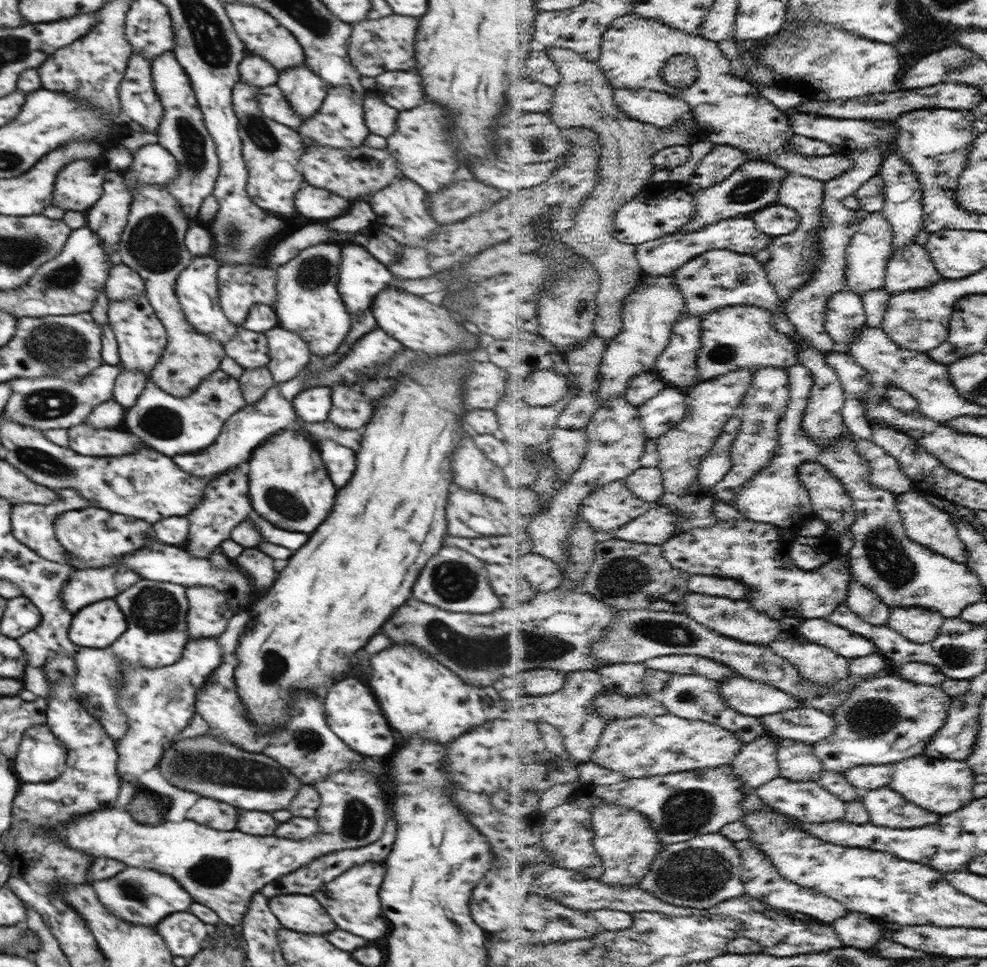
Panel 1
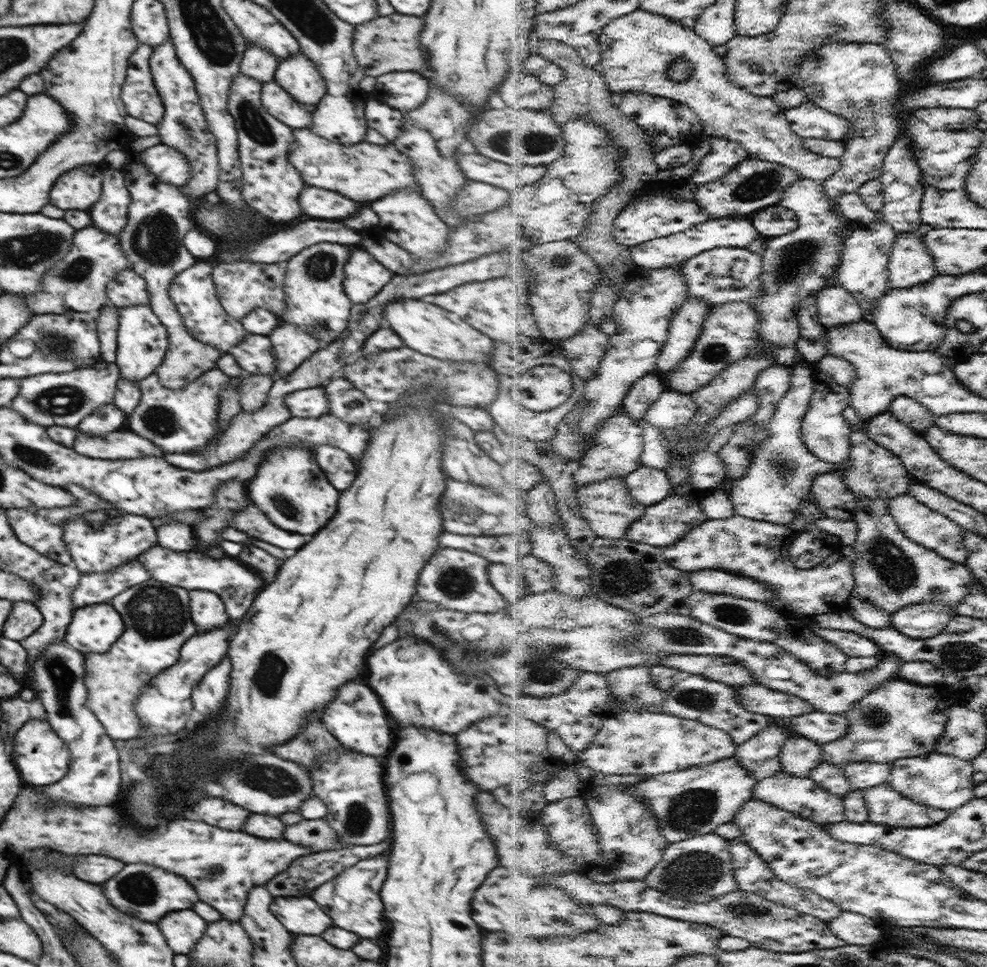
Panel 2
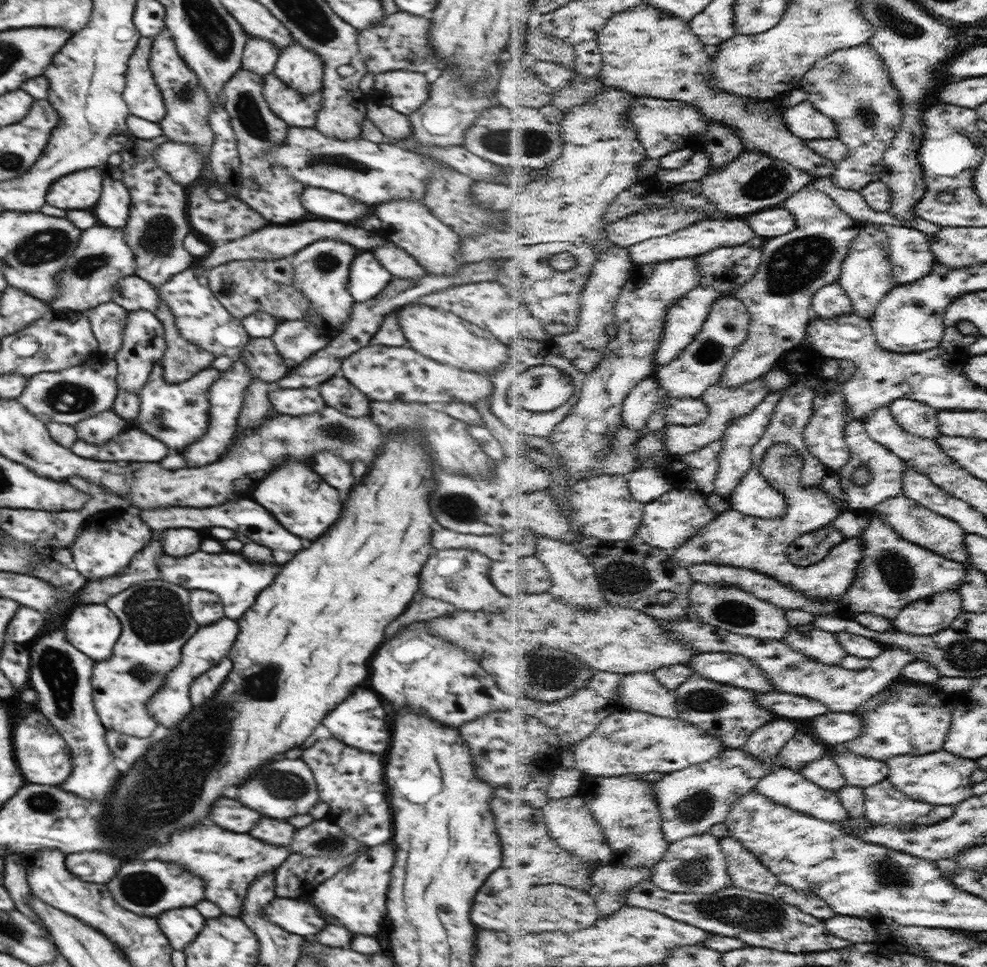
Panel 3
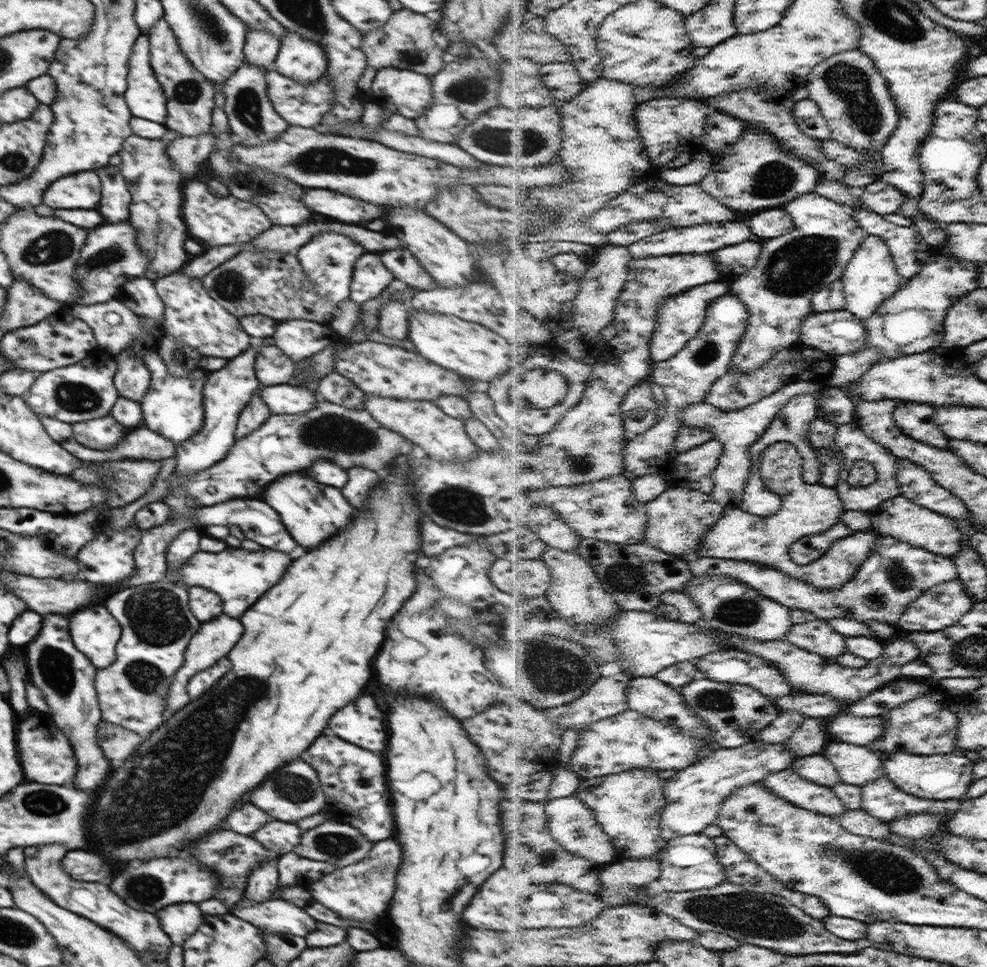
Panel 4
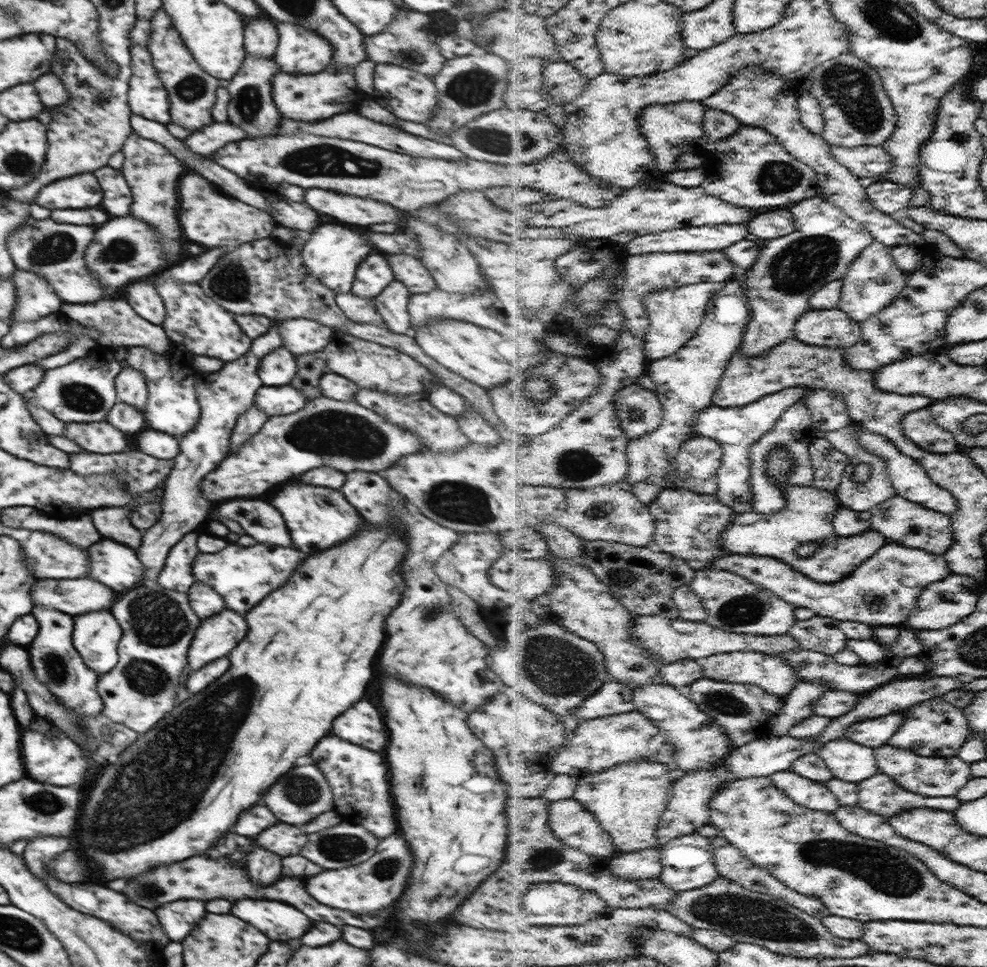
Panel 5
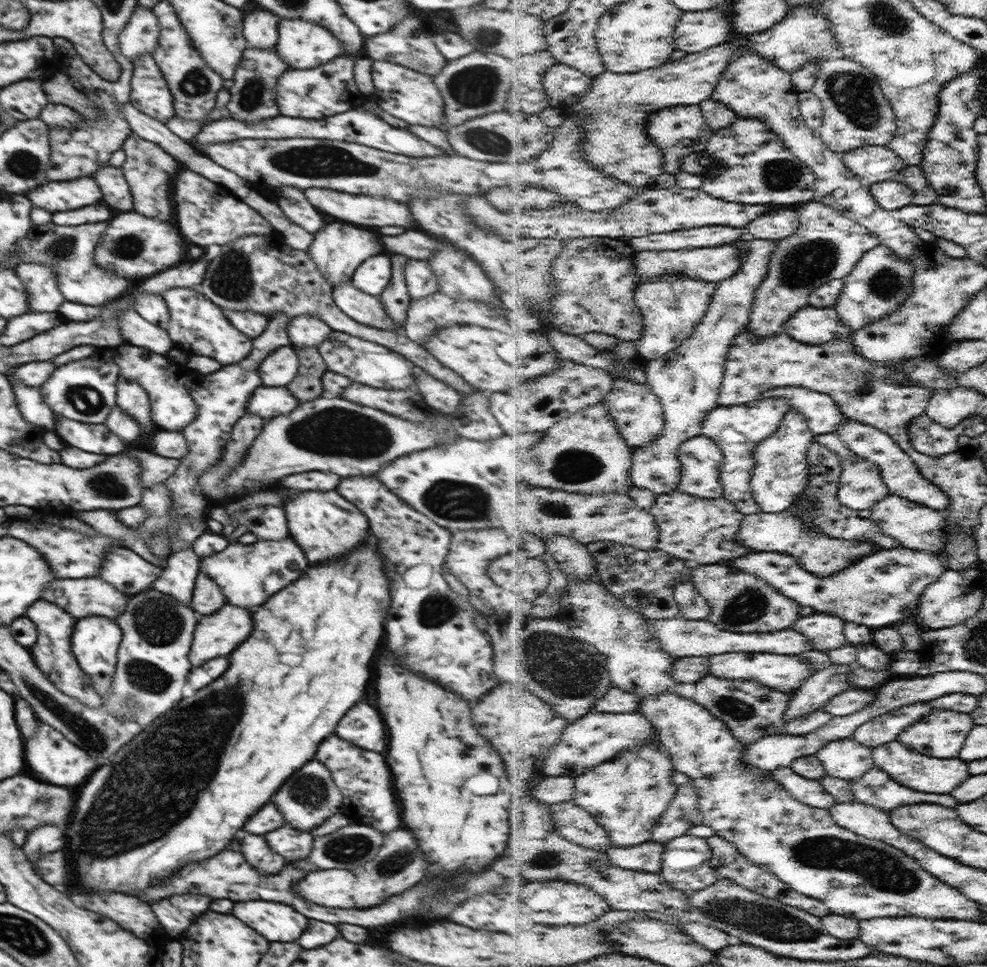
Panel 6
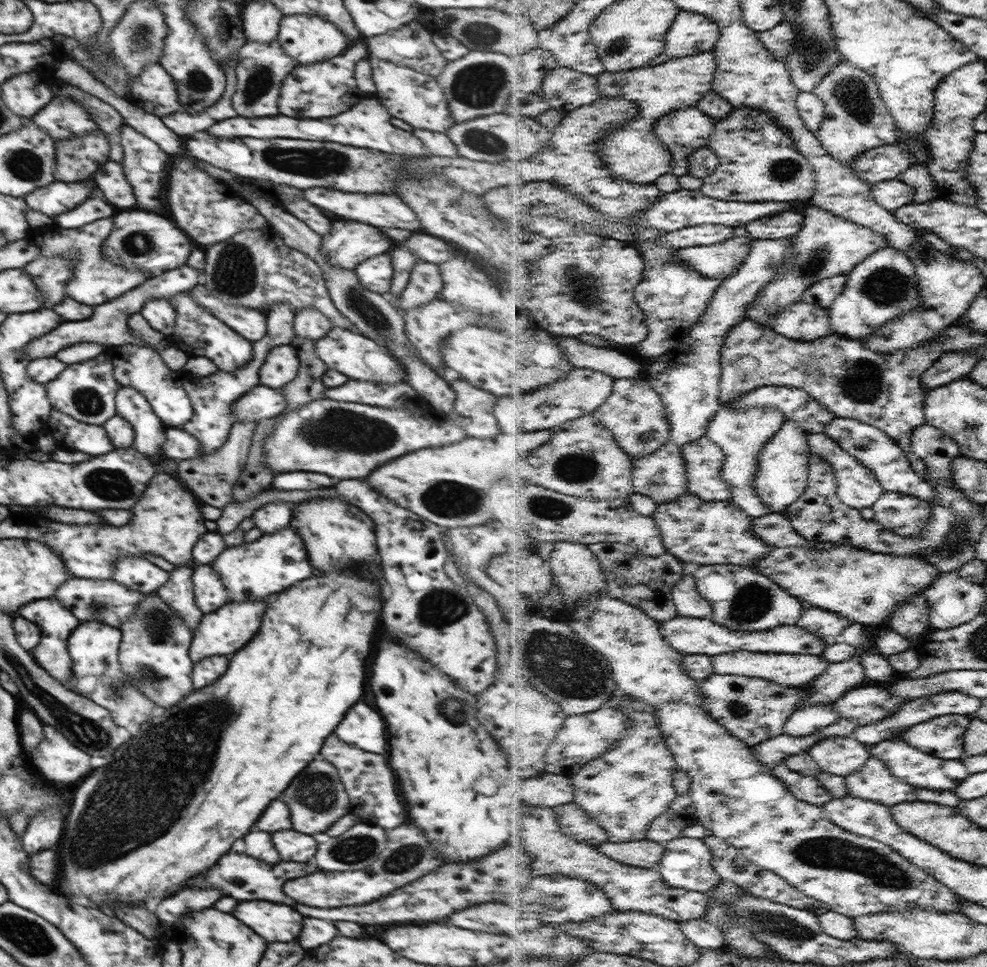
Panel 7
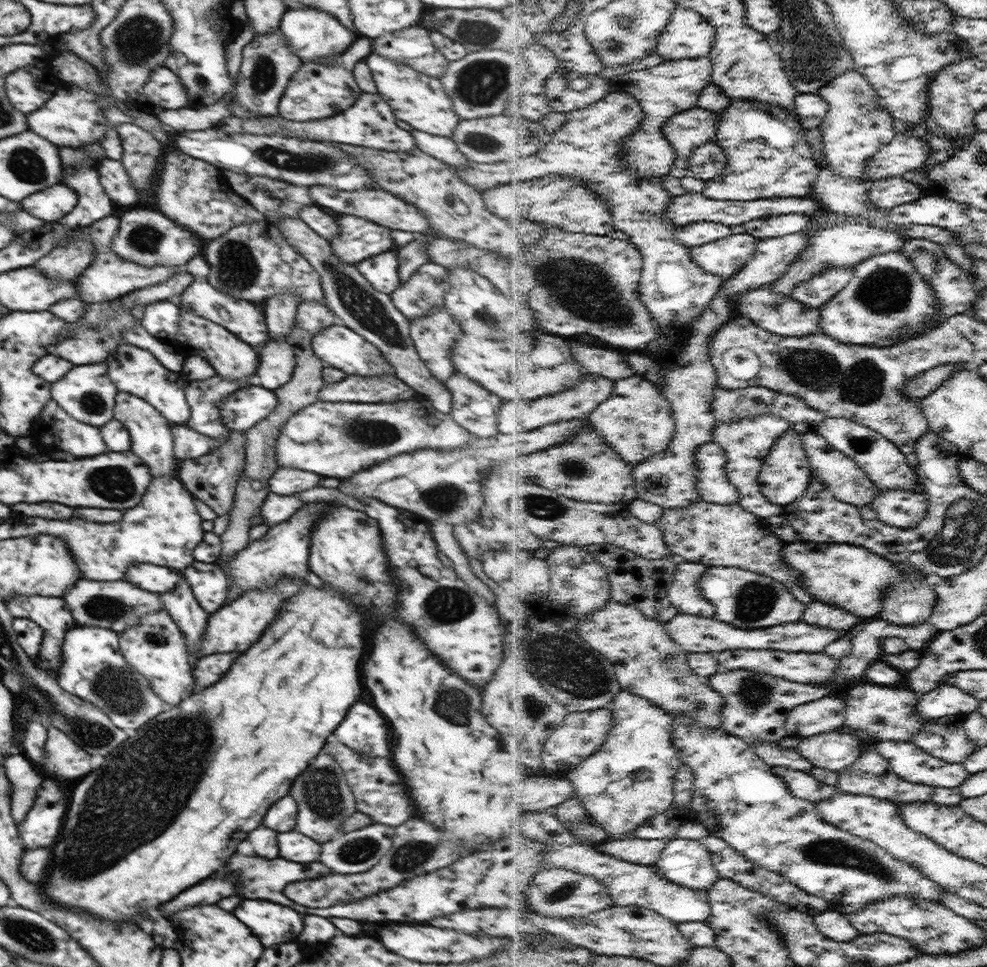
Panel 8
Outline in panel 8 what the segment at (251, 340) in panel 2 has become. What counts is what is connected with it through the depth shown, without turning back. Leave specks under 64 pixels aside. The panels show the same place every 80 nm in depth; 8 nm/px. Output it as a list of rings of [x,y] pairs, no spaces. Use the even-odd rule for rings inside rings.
[[[273,340],[264,343],[260,350],[260,361],[255,372],[257,383],[274,391],[291,379],[296,368],[293,346],[285,340]]]

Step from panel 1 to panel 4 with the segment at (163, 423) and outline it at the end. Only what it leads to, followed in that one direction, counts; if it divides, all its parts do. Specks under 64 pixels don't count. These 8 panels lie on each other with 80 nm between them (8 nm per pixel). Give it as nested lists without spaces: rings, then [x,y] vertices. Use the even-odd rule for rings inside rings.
[[[156,351],[141,352],[135,354],[135,357],[140,357],[151,372],[148,390],[140,402],[142,426],[161,434],[176,445],[195,436],[205,419],[203,387],[210,372],[195,369],[189,376],[176,378],[168,372],[166,363]]]

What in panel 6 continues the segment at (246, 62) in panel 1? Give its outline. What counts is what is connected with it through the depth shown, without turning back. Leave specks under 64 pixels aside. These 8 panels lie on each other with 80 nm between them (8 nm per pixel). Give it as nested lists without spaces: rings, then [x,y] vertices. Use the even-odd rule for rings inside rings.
[[[262,8],[244,16],[243,35],[247,47],[260,50],[274,48],[278,43],[281,20],[280,16]]]

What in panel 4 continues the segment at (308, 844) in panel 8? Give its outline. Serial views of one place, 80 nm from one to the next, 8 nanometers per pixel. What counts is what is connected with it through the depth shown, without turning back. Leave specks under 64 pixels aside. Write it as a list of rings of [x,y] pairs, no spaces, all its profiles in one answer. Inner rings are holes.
[[[272,820],[267,822],[262,830],[256,830],[256,834],[252,836],[268,850],[286,854],[294,850],[294,846],[300,842],[302,833],[303,830],[296,823]]]

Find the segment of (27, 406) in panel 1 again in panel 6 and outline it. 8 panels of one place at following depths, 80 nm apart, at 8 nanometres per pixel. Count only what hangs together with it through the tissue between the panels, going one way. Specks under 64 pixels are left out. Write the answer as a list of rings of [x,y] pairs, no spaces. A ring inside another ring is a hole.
[[[102,353],[56,367],[39,389],[44,402],[55,414],[78,422],[102,424],[117,405],[119,372],[116,362]]]

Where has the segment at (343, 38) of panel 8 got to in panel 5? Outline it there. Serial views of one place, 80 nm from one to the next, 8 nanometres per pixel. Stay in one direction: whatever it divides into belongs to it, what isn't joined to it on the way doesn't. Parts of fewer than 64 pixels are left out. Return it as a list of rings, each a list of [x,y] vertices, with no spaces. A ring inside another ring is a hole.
[[[284,22],[275,25],[279,40],[273,60],[283,73],[316,74],[333,60],[334,47],[321,34]]]

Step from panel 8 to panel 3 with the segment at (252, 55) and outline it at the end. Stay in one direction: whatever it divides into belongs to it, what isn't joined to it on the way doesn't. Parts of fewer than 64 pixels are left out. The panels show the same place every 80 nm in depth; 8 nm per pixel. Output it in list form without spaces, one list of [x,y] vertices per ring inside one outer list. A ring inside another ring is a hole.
[[[241,68],[223,86],[222,94],[226,101],[224,113],[230,118],[241,160],[241,187],[237,197],[259,212],[270,224],[294,224],[308,216],[300,198],[300,192],[305,188],[302,182],[294,178],[291,171],[280,165],[272,165],[265,155],[267,150],[283,145],[289,127],[274,114],[266,102],[263,79],[258,73]]]

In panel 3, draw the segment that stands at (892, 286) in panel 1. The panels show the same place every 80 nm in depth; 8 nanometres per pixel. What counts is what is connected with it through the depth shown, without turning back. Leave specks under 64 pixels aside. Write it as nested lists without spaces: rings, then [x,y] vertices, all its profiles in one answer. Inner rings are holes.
[[[868,222],[868,225],[876,225],[879,229],[888,231],[892,238],[892,258],[894,271],[897,275],[898,284],[904,285],[910,282],[918,282],[932,274],[937,265],[936,253],[932,252],[932,240],[926,232],[917,230],[913,226],[906,225],[882,225]]]

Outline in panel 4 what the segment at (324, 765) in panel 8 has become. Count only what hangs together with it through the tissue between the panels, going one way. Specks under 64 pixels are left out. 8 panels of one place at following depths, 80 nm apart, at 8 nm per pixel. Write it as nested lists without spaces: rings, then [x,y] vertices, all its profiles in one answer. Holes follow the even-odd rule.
[[[300,758],[284,764],[282,768],[278,767],[274,774],[270,774],[270,778],[266,778],[248,794],[248,802],[252,802],[276,820],[289,823],[295,823],[311,814],[318,814],[322,807],[327,806],[327,798],[317,772],[313,766]],[[264,800],[268,800],[270,804],[264,804]]]

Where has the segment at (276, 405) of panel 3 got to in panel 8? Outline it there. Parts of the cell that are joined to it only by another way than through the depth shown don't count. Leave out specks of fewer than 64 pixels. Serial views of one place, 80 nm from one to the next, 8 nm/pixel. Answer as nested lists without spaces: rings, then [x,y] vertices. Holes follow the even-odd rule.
[[[256,383],[229,394],[218,406],[228,433],[232,431],[244,433],[272,414],[278,403],[274,391]]]

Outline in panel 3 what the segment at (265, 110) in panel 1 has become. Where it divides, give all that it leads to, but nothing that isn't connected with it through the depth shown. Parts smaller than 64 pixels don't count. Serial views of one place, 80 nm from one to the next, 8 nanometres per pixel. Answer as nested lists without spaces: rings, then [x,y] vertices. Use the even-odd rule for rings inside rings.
[[[273,72],[264,76],[263,95],[271,110],[288,127],[313,128],[321,108],[321,91],[302,94],[282,82]]]

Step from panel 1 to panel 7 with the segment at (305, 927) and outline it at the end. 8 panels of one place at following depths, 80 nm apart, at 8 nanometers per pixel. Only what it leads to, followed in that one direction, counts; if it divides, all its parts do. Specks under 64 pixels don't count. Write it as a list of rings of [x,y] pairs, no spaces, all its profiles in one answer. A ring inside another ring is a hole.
[[[264,900],[240,902],[232,912],[240,922],[250,926],[266,942],[290,942],[302,930],[302,916],[290,906],[272,904]]]

